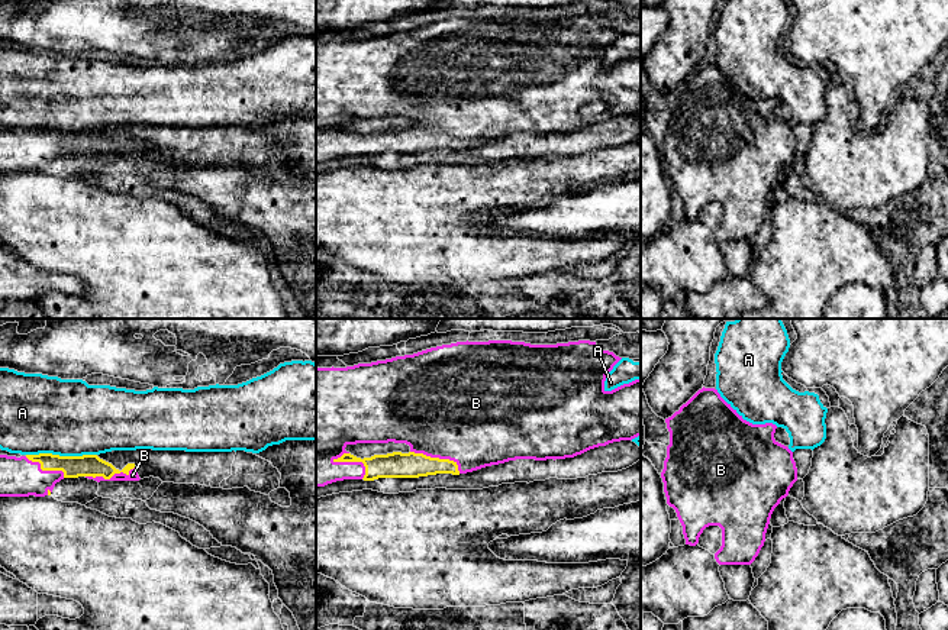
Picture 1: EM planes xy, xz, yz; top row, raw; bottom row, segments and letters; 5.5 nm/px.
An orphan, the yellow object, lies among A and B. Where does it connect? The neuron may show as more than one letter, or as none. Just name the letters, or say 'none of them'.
B

